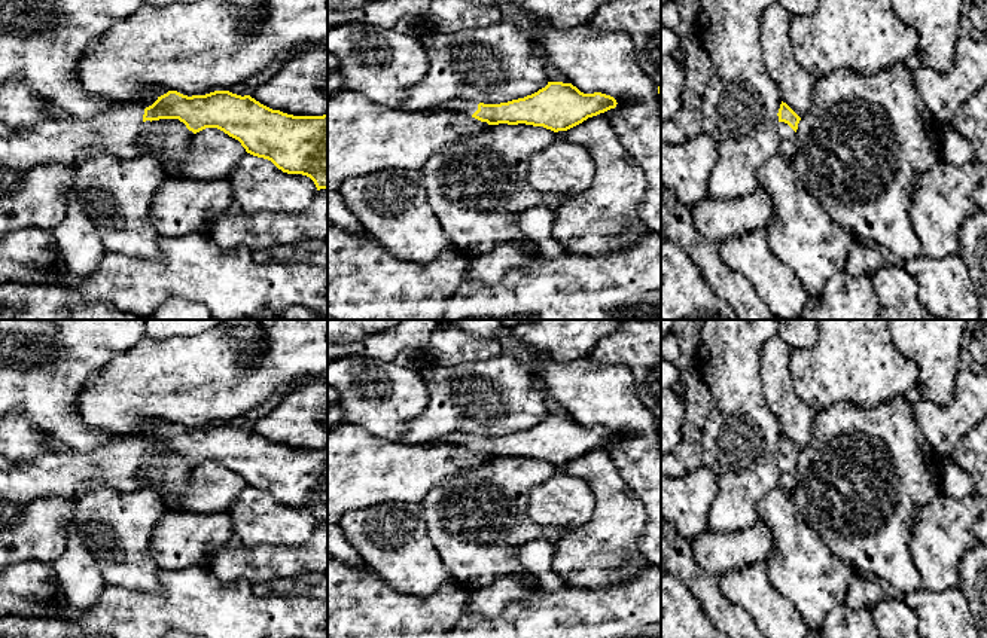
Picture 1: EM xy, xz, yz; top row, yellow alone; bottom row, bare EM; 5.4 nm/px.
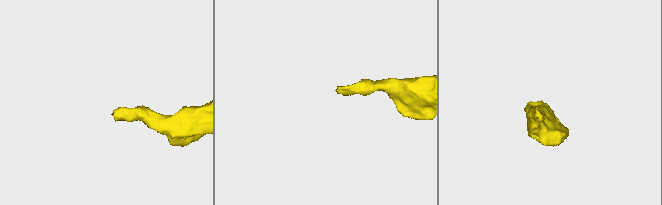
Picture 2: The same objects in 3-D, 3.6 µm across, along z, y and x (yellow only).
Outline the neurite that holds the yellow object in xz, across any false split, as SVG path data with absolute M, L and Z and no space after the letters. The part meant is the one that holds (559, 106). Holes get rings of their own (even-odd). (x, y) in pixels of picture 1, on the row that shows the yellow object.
M548 82L537 92L508 103L476 104L467 100L451 100L429 110L463 112L488 125L526 123L558 132L615 109L616 104L613 97L601 92L584 94L572 83Z

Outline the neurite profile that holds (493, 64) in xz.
M499 22L481 28L463 28L451 34L432 33L421 39L430 59L426 76L406 91L400 109L424 112L451 100L500 104L524 98L549 82L548 62L542 57L531 31L512 22Z

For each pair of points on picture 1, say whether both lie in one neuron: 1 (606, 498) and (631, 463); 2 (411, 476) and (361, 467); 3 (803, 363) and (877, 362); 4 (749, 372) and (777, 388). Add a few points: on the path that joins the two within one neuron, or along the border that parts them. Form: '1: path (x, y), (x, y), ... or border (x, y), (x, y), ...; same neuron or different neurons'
1: border (602, 446), (621, 479), (642, 504); different neurons
2: path (399, 476), (383, 478), (372, 470); same neuron
3: path (821, 363), (859, 362); same neuron
4: border (762, 344), (761, 388), (773, 412); different neurons

